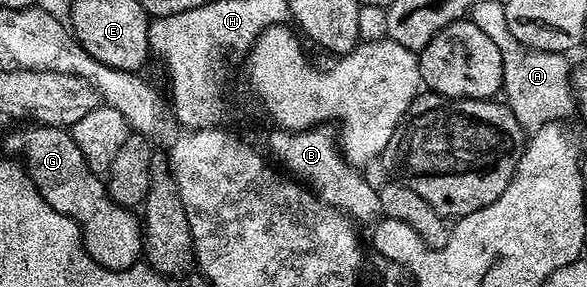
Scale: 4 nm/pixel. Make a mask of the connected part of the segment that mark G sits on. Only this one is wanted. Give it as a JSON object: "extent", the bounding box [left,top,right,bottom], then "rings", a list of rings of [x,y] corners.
{"extent":[19,125,143,271],"rings":[[[31,125],[19,139],[22,162],[33,185],[57,209],[79,224],[87,252],[102,267],[123,271],[140,262],[143,255],[143,225],[134,210],[117,205],[109,197],[106,182],[94,175],[77,149],[70,130],[61,127]]]}

